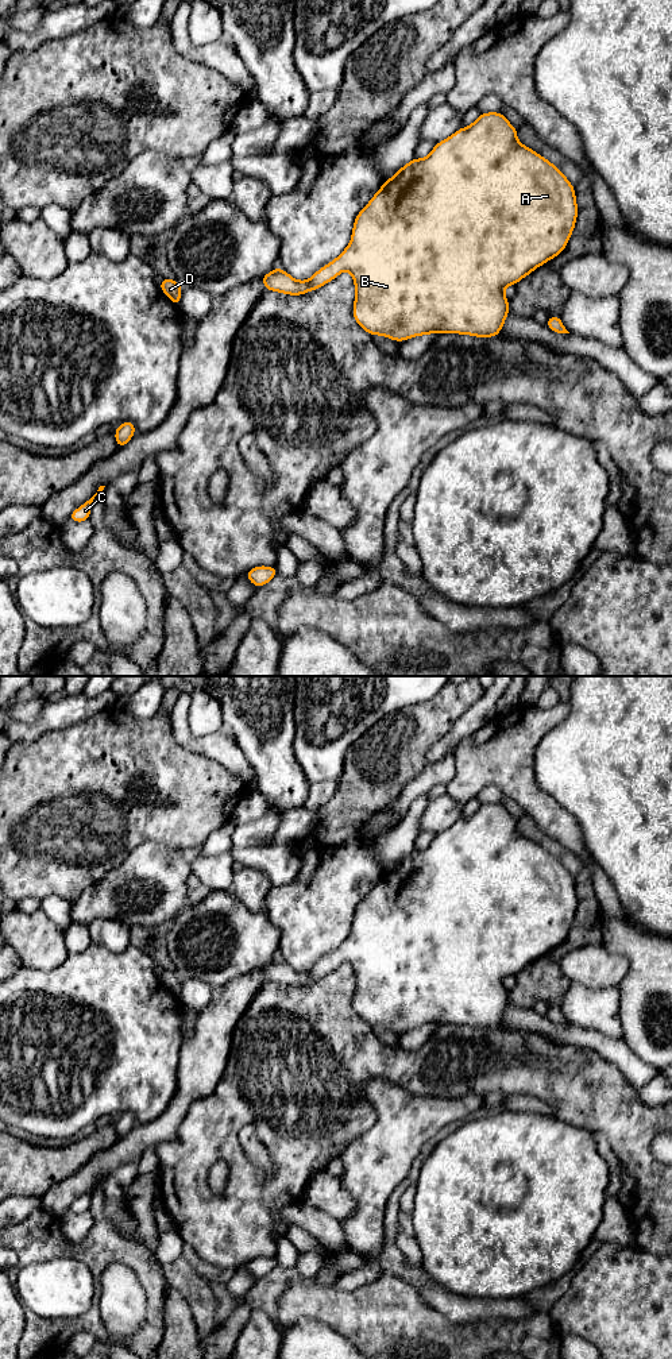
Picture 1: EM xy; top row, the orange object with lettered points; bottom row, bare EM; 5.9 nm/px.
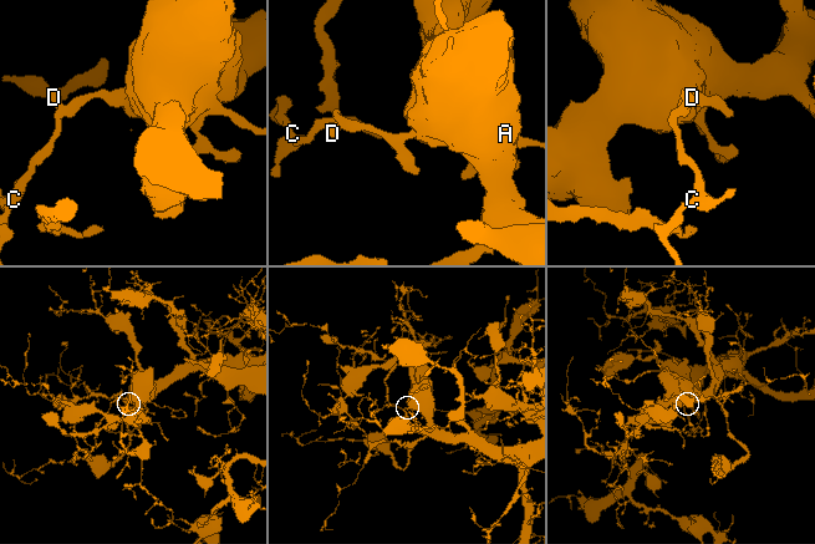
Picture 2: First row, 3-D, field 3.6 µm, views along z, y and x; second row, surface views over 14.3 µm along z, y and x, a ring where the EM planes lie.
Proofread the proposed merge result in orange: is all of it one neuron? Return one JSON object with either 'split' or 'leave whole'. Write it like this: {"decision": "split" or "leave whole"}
{"decision": "leave whole"}

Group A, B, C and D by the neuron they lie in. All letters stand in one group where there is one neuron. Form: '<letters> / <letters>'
A B C D

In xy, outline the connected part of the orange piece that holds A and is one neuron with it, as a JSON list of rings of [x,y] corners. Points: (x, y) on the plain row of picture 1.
[[[502,803],[480,804],[471,816],[459,819],[449,829],[436,834],[425,850],[413,849],[409,854],[401,858],[393,869],[386,870],[370,893],[358,904],[352,919],[352,928],[345,941],[335,951],[317,961],[310,970],[296,972],[285,961],[275,958],[262,968],[262,974],[266,981],[301,987],[310,981],[320,980],[345,961],[352,965],[355,973],[352,1007],[371,1027],[382,1026],[398,1034],[414,1027],[428,1024],[441,1026],[444,1023],[471,1026],[475,1028],[493,1028],[501,1024],[503,1014],[510,1004],[509,991],[506,989],[503,980],[507,976],[517,976],[533,961],[561,945],[572,926],[576,908],[578,895],[575,880],[565,866],[544,848],[520,834],[517,830],[517,819],[507,812]]]

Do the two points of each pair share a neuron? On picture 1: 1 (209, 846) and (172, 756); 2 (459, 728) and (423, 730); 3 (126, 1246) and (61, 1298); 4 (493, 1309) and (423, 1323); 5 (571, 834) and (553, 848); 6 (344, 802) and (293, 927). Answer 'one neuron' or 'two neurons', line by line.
1: two neurons
2: two neurons
3: two neurons
4: two neurons
5: two neurons
6: two neurons

